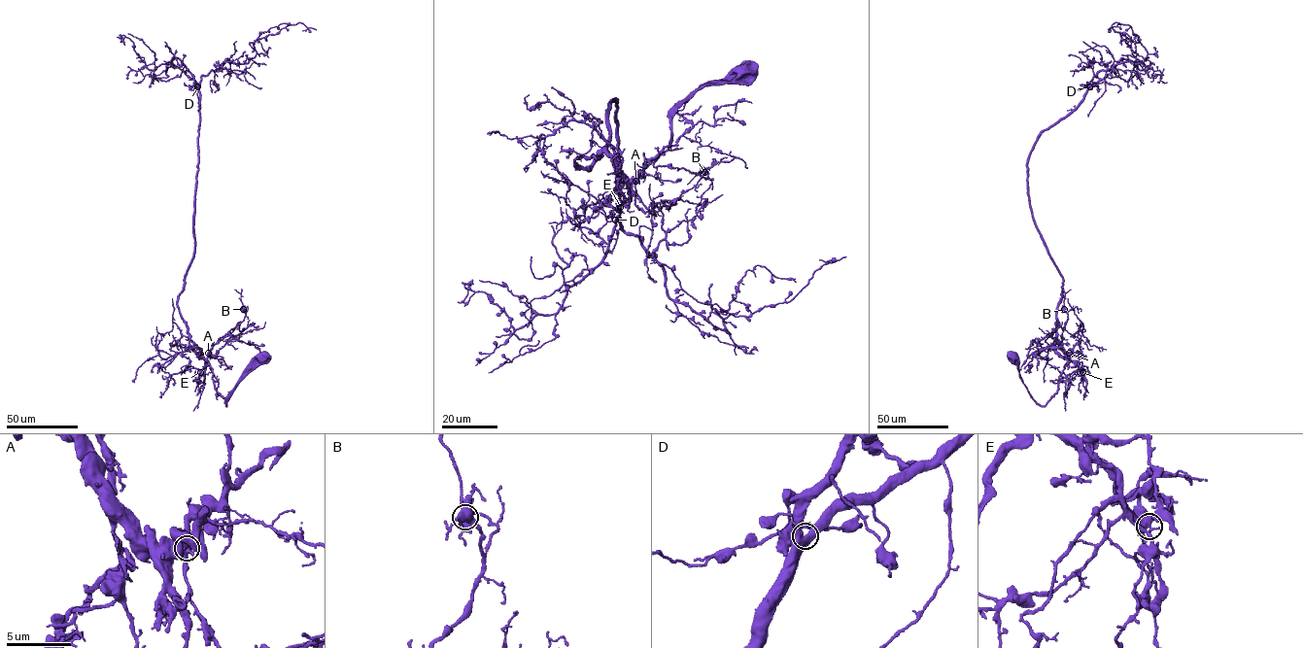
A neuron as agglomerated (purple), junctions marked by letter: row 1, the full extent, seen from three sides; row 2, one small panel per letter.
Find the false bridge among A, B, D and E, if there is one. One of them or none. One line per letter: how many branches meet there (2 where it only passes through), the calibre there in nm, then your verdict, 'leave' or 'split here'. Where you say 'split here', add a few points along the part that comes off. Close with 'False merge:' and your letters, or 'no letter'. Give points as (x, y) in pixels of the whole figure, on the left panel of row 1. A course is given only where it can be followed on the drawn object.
A: branches 4; calibre 480 nm; leave
B: branches 6; calibre 550 nm; leave
D: branches 4; calibre 500 nm; leave
E: branches 4; calibre 440 nm; leave
False merge: no letter

